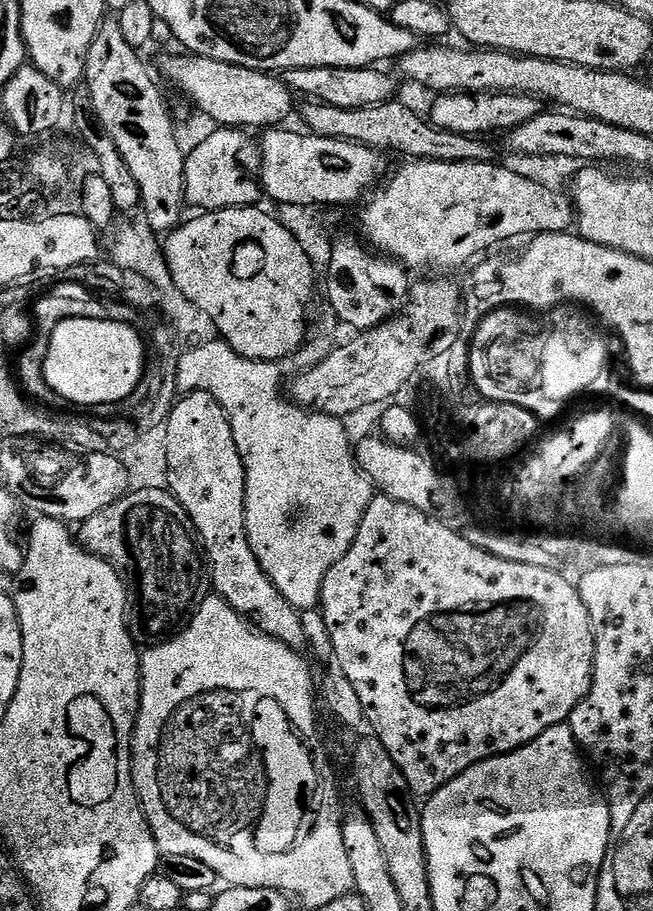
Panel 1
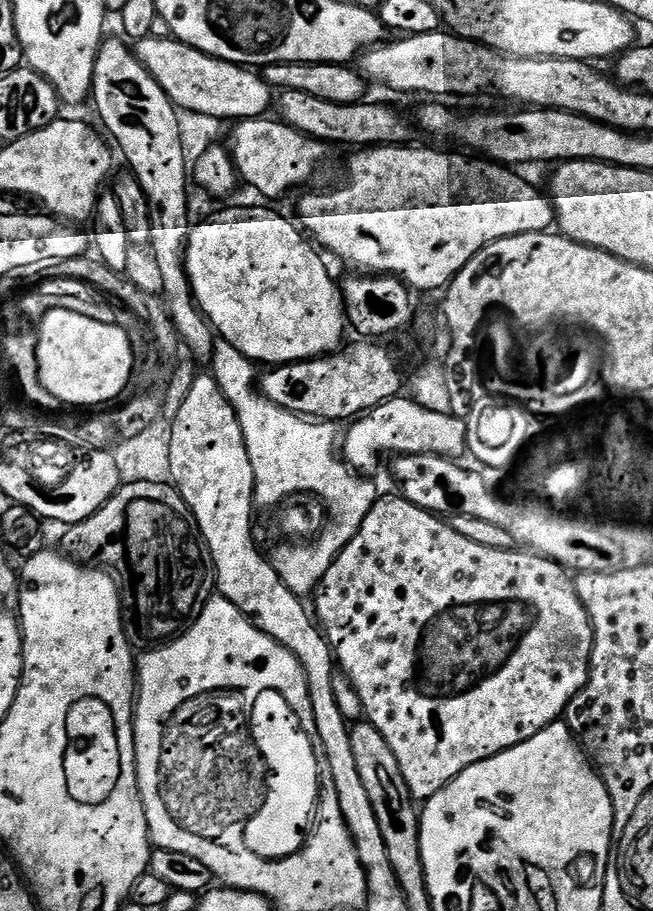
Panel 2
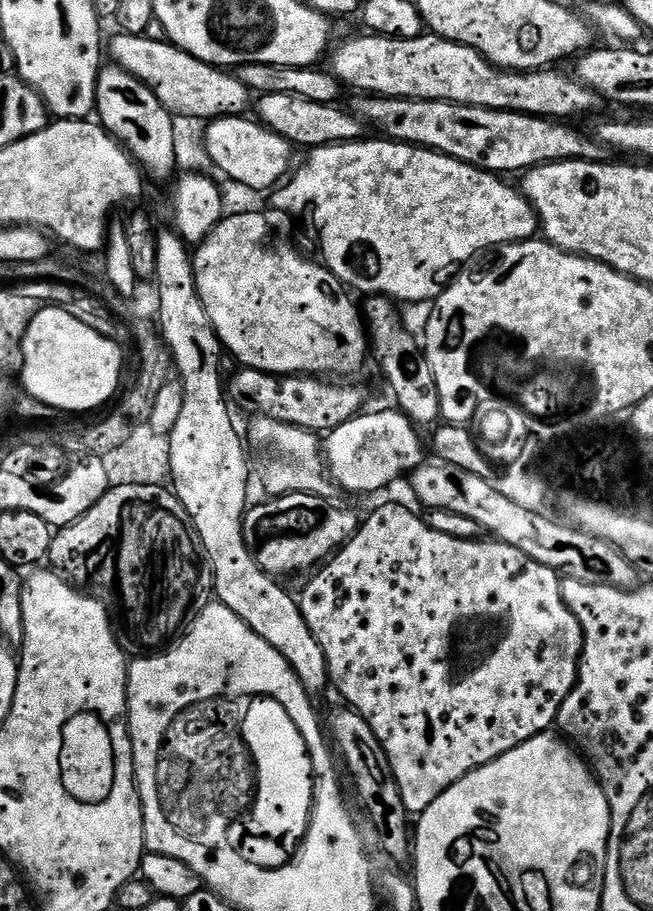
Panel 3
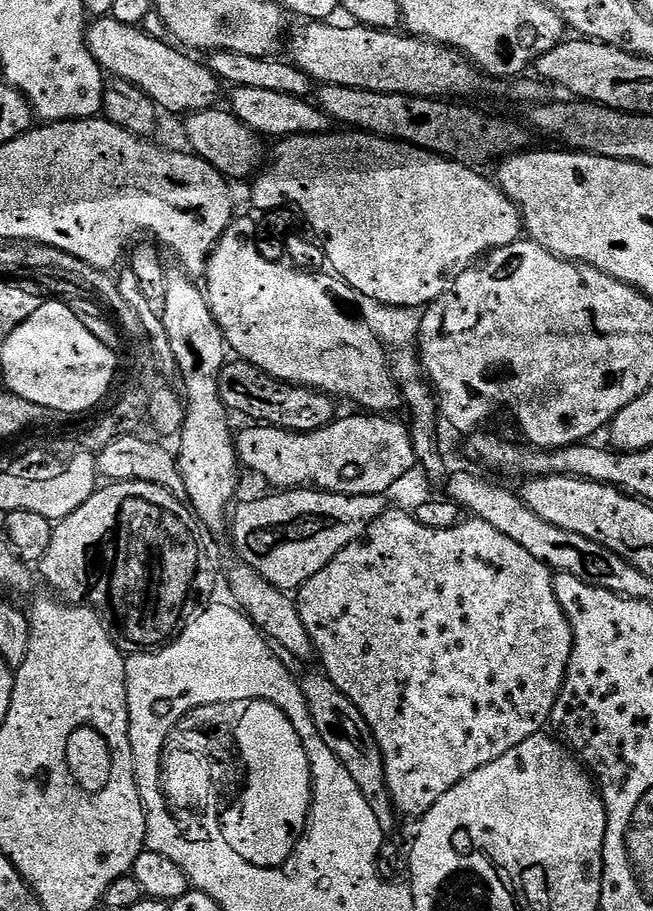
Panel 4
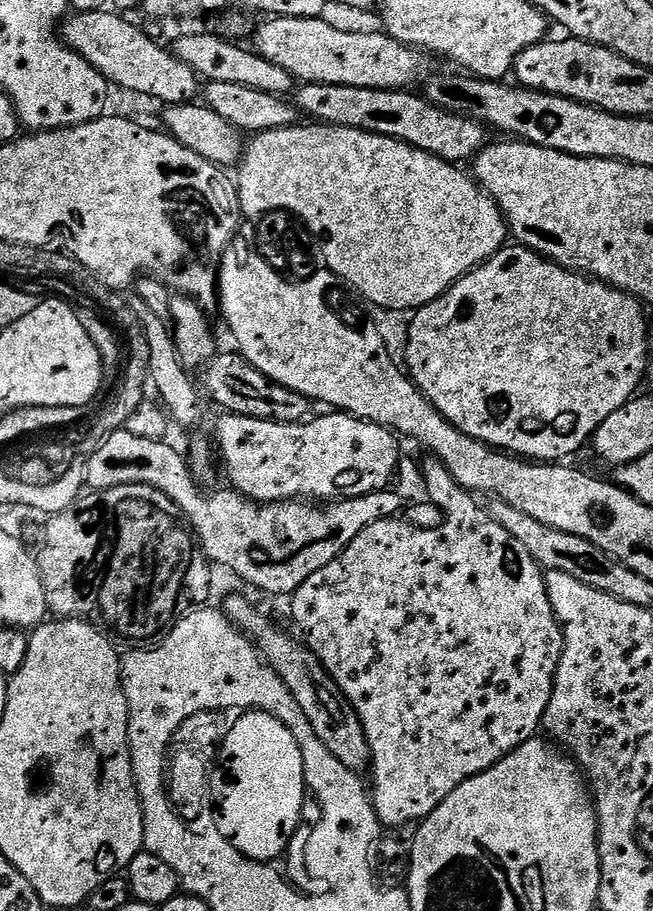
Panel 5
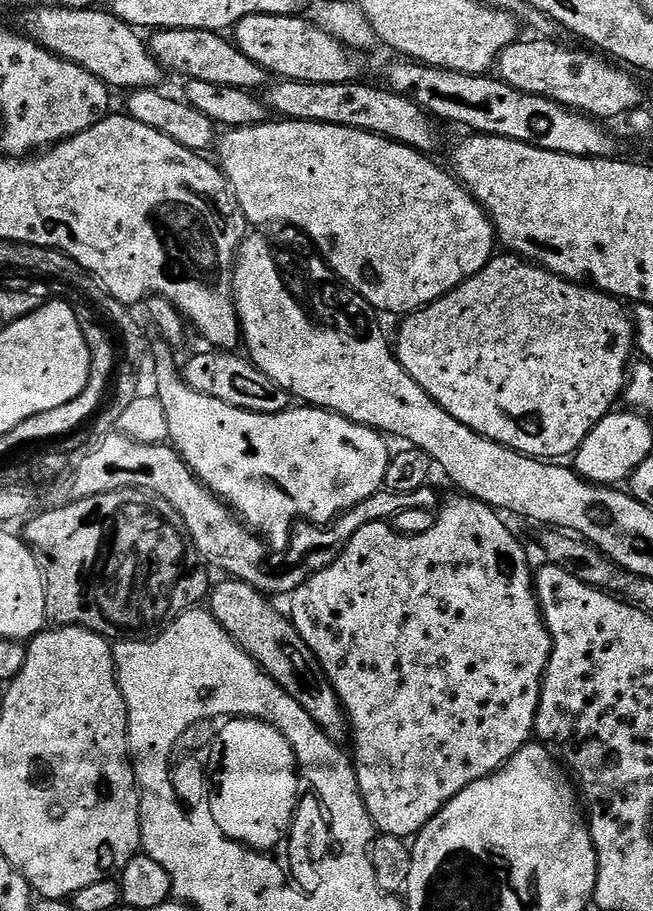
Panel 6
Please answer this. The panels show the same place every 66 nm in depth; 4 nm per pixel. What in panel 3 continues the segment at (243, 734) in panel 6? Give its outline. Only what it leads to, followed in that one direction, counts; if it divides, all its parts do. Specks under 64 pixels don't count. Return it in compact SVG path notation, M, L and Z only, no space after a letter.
M260 700L260 704L252 704L252 712L246 715L248 744L252 744L256 760L260 760L260 804L256 804L252 820L244 820L244 824L236 828L232 840L244 848L248 860L256 860L256 864L280 864L280 860L292 852L292 844L300 839L300 832L304 832L304 816L308 816L308 779L313 776L308 772L304 744L300 744L300 736L296 736L296 728L288 724L288 716L284 716L280 704Z

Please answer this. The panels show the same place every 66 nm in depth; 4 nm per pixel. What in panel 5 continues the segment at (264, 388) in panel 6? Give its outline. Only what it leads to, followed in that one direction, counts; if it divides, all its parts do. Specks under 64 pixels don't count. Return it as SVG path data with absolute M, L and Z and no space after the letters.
M221 351L203 369L204 388L208 396L224 408L225 413L233 416L249 416L255 420L273 420L283 424L298 424L313 415L313 401L302 394L274 382L266 374L262 374L255 366L235 351Z

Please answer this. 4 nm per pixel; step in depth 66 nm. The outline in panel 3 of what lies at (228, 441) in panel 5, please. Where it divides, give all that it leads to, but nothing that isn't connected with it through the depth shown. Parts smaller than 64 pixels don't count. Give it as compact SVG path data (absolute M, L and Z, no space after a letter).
M365 411L327 433L322 444L326 468L331 479L335 483L337 480L346 491L380 492L390 487L399 476L407 477L418 465L425 463L424 444L420 441L417 426L404 412L393 411Z

